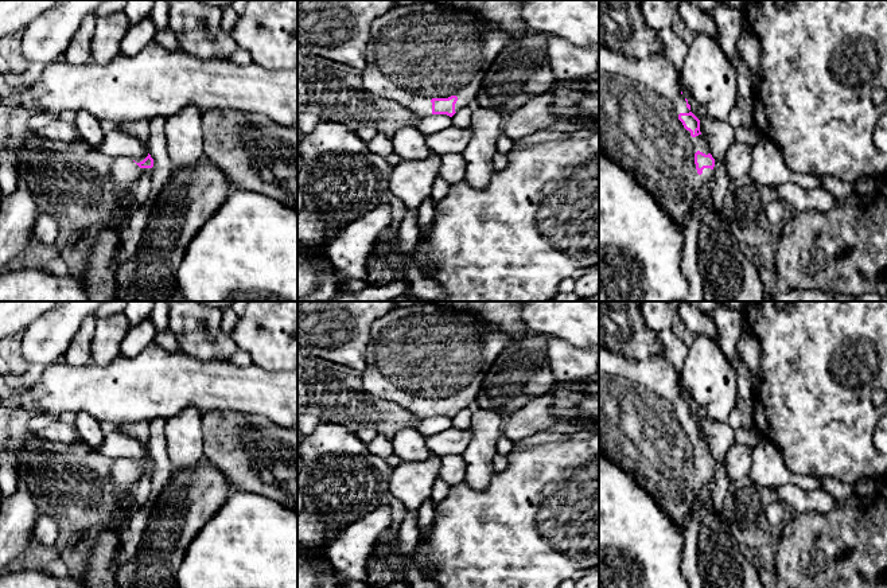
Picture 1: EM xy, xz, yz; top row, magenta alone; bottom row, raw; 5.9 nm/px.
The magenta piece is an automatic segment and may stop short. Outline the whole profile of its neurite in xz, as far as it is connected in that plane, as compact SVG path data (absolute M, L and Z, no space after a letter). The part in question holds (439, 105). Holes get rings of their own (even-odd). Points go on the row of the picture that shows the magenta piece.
M435 4L397 5L370 27L362 71L363 89L419 116L452 117L475 102L483 74L509 43L509 32L466 11Z

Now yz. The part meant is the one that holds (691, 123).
M599 43L599 151L633 175L682 229L699 192L713 176L715 159L700 132L700 120L682 96L678 73L665 54L630 58Z

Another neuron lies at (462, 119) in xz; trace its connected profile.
M470 106L462 108L452 116L452 126L455 128L470 128L472 110Z

